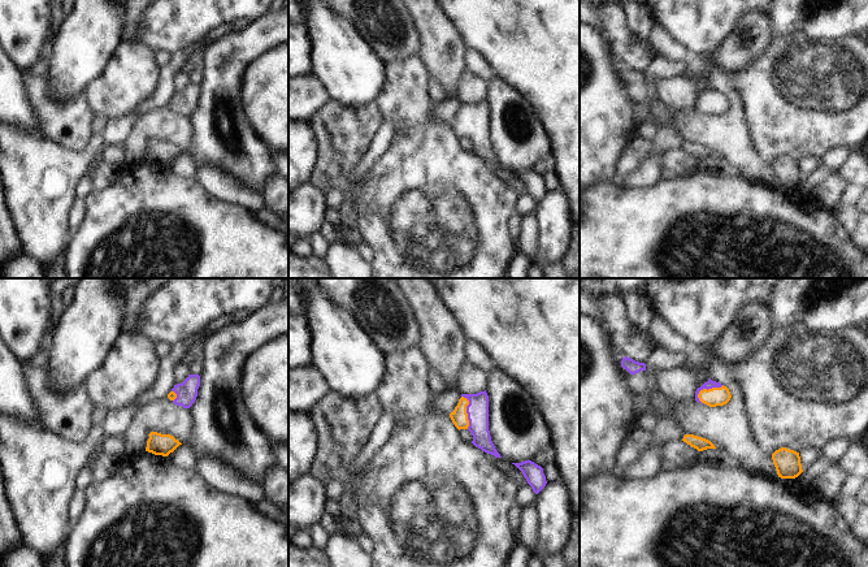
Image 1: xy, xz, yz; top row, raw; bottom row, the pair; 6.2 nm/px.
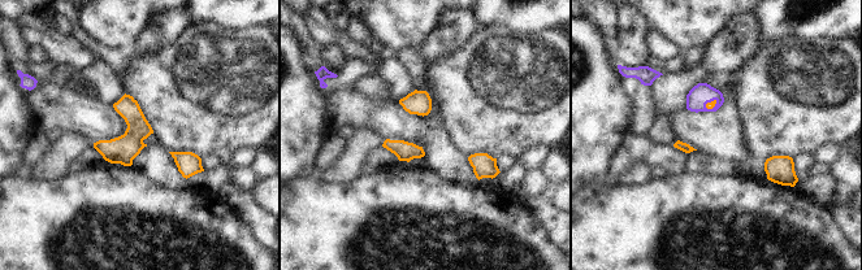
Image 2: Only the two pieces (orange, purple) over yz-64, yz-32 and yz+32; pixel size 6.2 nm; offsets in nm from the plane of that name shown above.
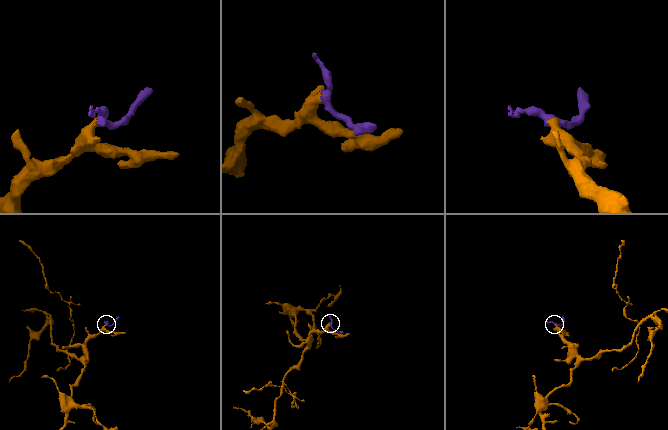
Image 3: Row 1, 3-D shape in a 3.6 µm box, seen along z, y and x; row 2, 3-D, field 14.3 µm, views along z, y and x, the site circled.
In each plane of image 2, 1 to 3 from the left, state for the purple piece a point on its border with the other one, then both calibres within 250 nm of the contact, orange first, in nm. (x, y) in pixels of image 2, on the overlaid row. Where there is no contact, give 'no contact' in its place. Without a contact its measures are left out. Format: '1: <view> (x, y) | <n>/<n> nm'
1: no contact
2: no contact
3: yz+32 (711, 101) | 50/140 nm

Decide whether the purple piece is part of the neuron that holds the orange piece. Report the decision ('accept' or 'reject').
accept

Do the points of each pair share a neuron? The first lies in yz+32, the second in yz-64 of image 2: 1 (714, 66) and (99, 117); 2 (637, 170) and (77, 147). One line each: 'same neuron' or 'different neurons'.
1: different neurons
2: same neuron

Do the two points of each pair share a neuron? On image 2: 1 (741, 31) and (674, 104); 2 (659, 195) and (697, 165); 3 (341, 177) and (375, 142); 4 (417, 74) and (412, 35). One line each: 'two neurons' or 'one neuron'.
1: one neuron
2: two neurons
3: one neuron
4: two neurons

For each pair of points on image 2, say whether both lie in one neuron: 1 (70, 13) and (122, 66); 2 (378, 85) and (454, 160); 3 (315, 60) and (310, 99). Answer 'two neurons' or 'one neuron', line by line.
1: one neuron
2: two neurons
3: two neurons

